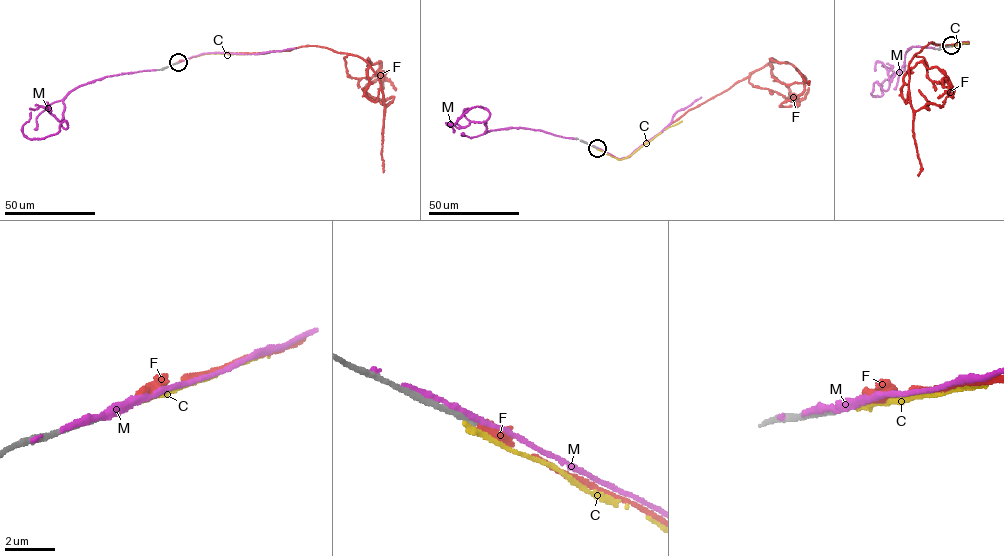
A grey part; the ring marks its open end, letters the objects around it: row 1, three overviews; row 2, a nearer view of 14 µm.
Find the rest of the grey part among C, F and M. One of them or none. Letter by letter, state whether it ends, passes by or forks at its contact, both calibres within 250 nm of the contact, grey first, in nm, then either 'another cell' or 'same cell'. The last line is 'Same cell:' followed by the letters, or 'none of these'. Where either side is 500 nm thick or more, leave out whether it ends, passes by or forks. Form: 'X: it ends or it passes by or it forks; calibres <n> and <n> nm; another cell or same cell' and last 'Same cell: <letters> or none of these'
C: it ends; calibres 240 and 280 nm; another cell
F: it ends; calibres 200 and 400 nm; same cell
M: it passes by; calibres 200 and 280 nm; another cell
Same cell: F

